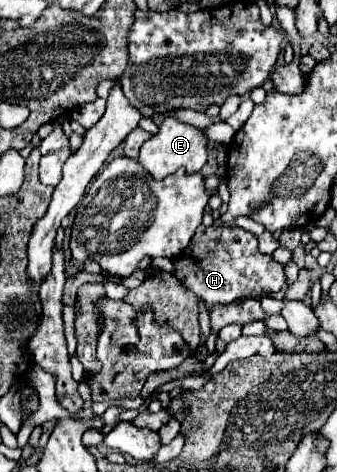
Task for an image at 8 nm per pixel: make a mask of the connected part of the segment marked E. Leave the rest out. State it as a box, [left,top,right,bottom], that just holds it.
[139,117,209,179]

